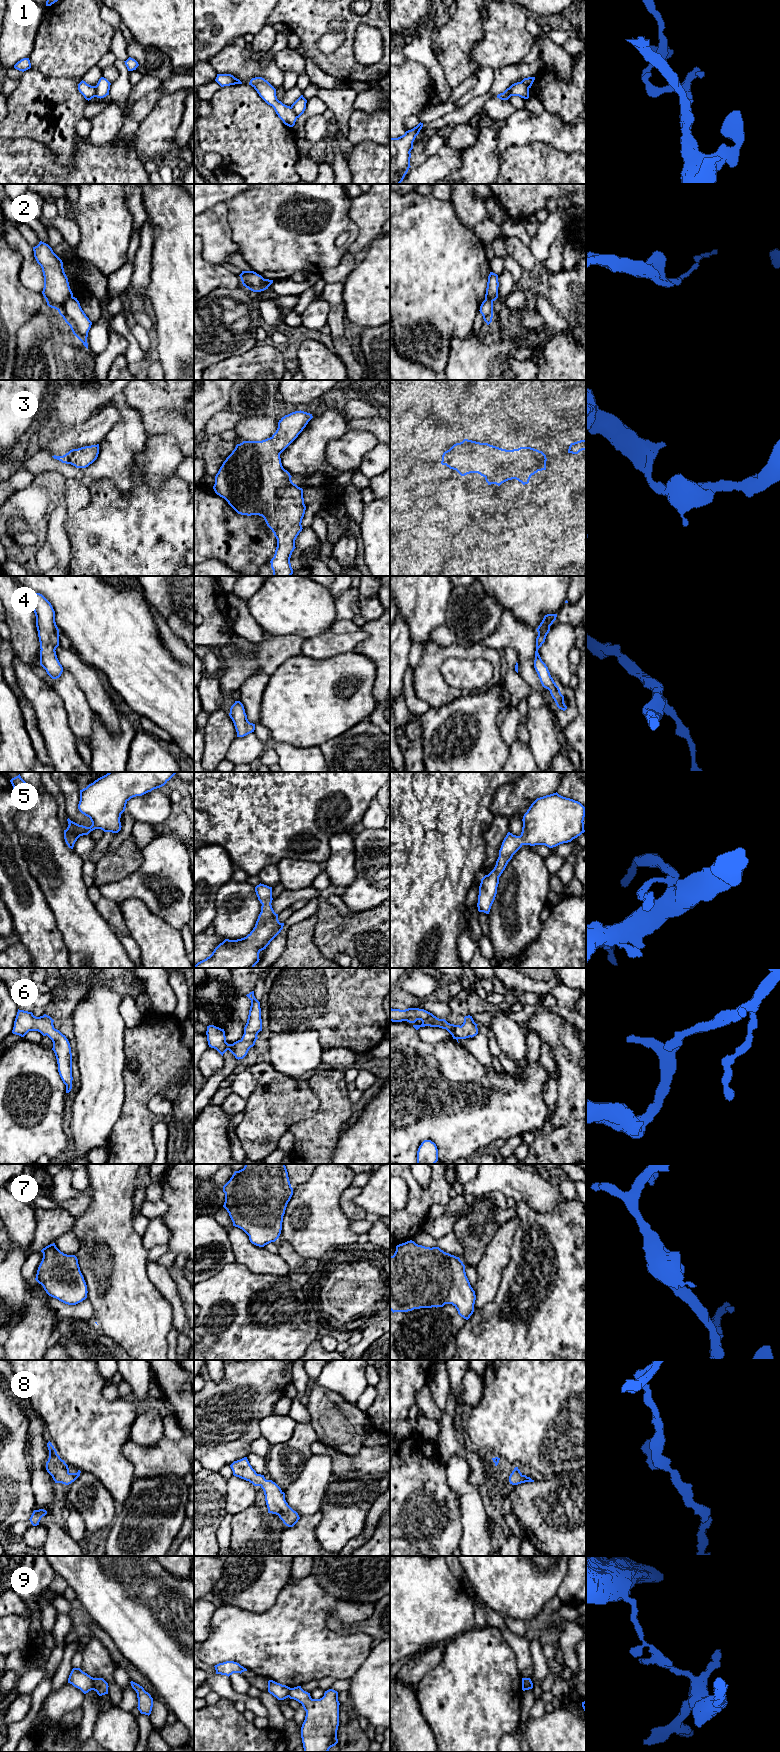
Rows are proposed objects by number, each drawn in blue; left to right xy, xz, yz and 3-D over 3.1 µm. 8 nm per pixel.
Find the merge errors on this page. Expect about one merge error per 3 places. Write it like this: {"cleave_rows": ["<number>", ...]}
{"cleave_rows": ["1", "2", "9"]}

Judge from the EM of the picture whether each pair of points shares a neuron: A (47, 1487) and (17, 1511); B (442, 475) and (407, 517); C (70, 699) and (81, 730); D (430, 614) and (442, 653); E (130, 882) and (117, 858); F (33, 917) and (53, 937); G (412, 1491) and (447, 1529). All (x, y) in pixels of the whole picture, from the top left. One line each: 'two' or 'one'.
A: two
B: two
C: one
D: two
E: two
F: one
G: one

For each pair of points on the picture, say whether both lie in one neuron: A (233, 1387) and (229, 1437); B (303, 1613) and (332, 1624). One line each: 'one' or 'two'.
A: one
B: two

